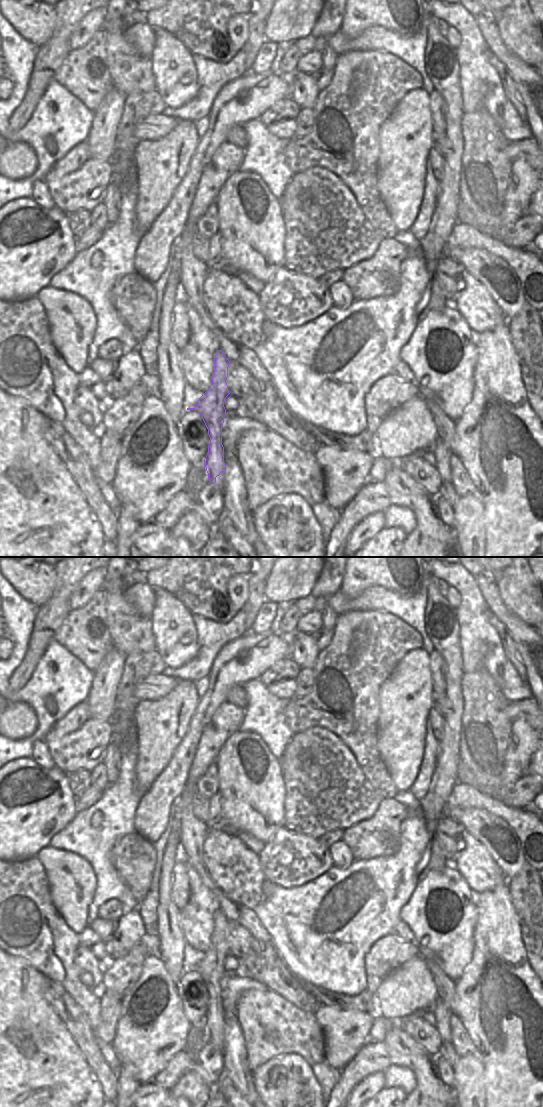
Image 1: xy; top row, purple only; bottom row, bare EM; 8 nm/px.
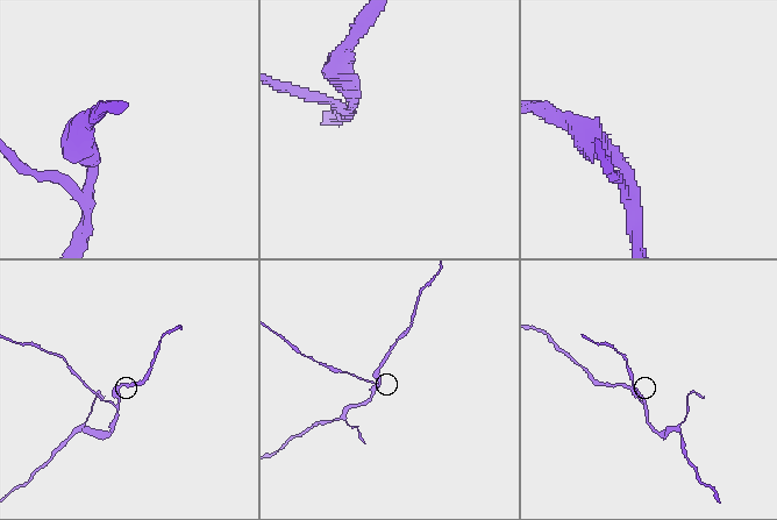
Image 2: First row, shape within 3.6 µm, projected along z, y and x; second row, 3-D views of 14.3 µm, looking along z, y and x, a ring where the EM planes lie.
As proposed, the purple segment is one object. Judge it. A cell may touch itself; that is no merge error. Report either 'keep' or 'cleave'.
cleave

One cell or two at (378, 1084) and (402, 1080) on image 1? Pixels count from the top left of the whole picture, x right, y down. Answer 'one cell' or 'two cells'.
two cells

